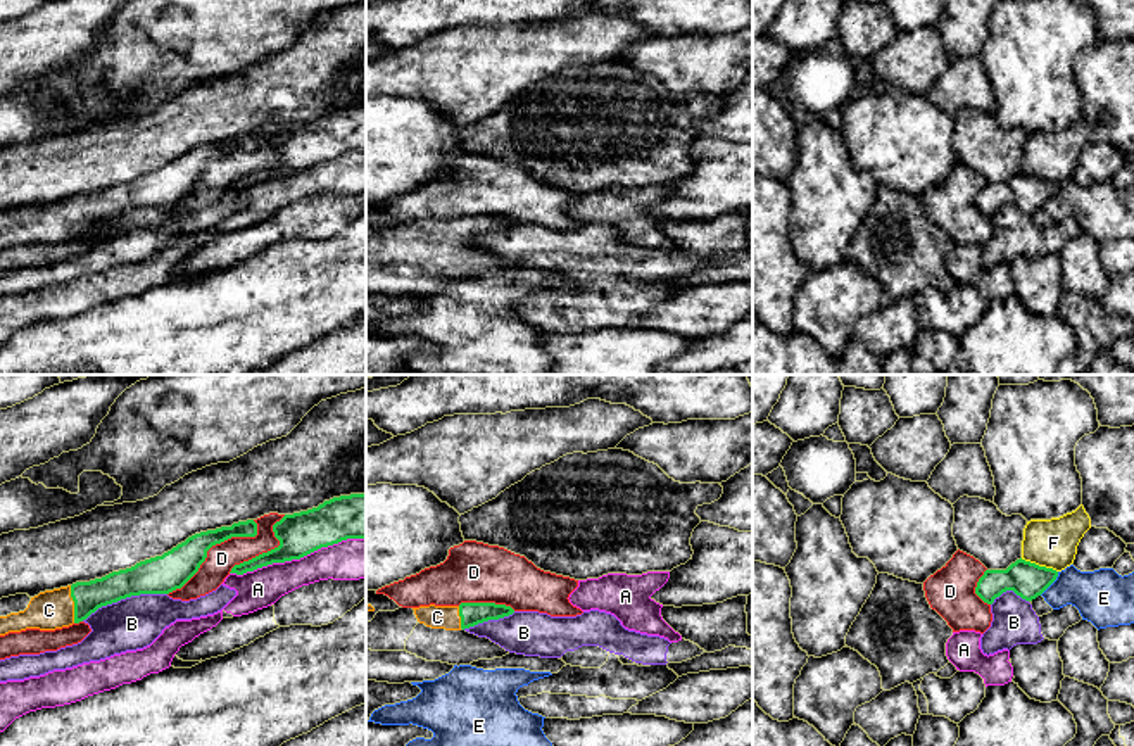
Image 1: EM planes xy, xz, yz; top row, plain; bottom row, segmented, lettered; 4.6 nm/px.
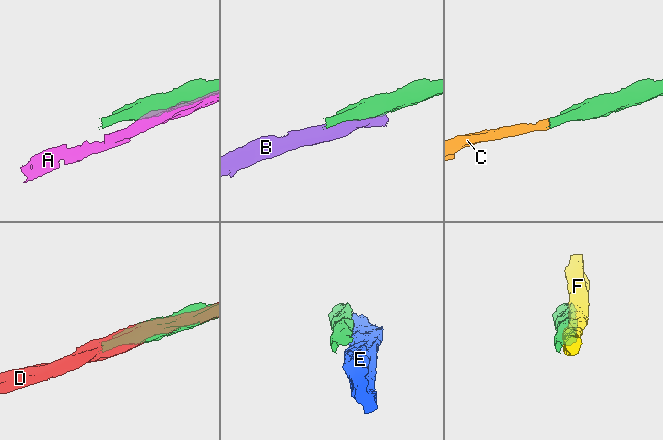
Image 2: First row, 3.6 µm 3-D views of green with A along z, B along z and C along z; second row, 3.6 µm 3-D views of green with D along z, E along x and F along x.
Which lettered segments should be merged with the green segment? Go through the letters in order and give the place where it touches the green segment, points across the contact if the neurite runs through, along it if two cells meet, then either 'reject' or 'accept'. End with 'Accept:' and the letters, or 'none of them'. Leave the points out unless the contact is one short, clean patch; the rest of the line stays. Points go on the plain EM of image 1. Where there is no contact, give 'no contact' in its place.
A: xy (297, 171) | reject
B: xy (123, 211) | reject
C: xy (75, 218) | across xy (88, 209), (75, 218), (49, 223) | accept
D: xy (213, 158) | reject
E: yz (1050, 197) | reject
F: yz (1038, 178) | reject
Accept: C

